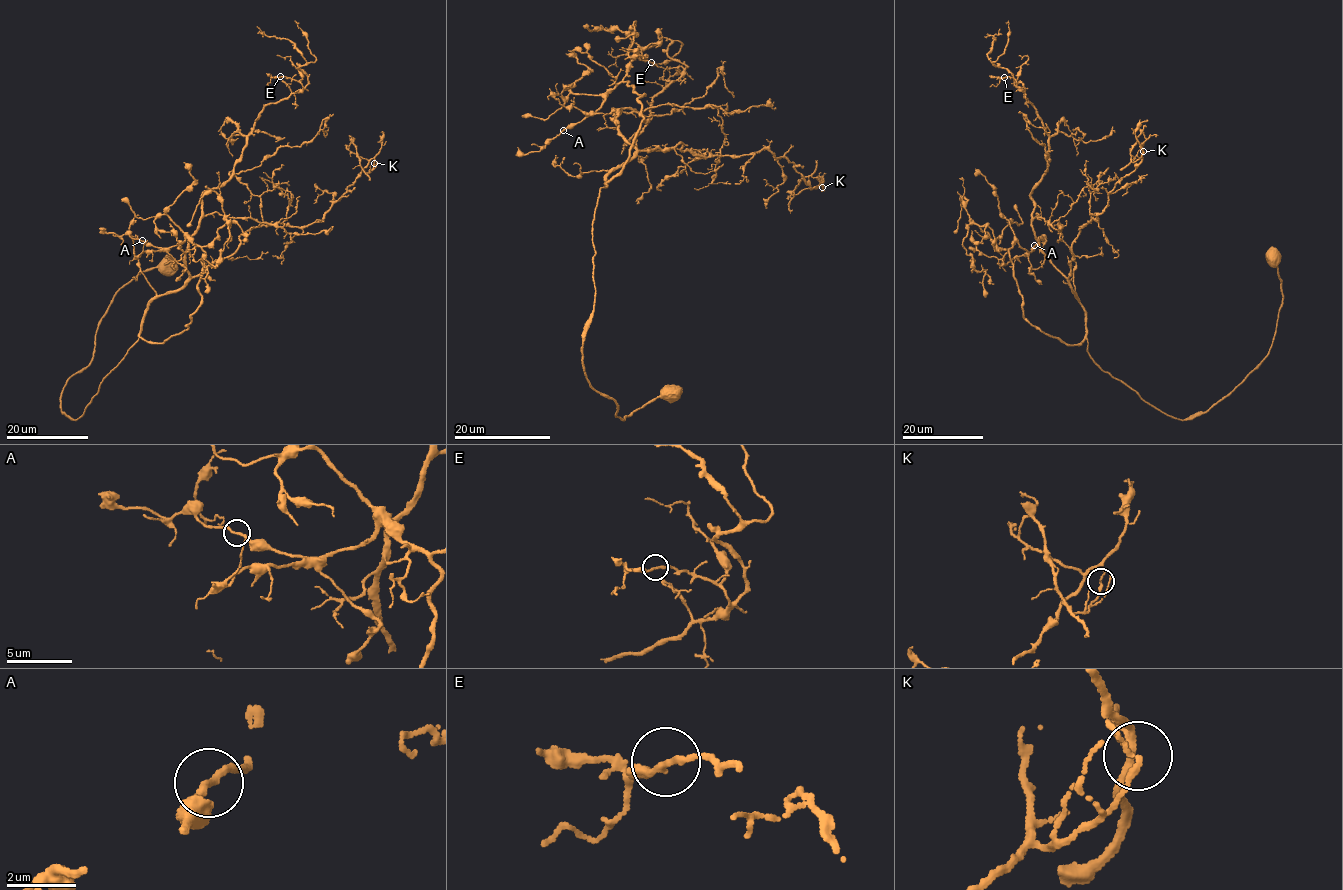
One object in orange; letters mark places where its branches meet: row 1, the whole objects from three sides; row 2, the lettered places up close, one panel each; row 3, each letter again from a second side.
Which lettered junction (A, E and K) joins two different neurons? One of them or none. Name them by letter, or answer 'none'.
K

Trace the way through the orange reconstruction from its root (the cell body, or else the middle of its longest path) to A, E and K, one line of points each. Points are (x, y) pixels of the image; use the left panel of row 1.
A: (169, 268), (116, 293), (62, 412), (82, 415), (139, 337), (183, 332), (200, 303), (204, 252), (142, 241)
E: (169, 268), (116, 293), (62, 412), (82, 415), (147, 305), (185, 283), (202, 195), (303, 88), (280, 76)
K: (169, 268), (116, 293), (62, 412), (82, 415), (157, 297), (227, 258), (252, 228), (319, 221), (374, 163)

